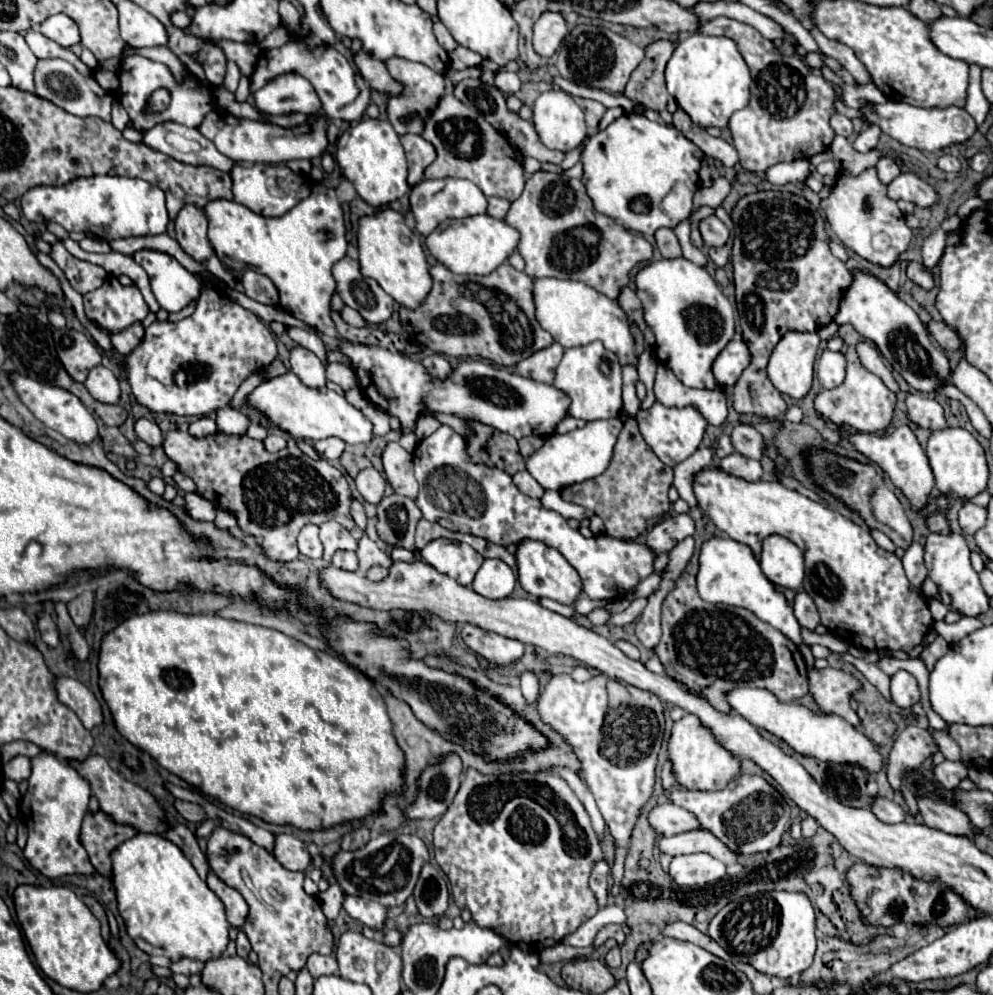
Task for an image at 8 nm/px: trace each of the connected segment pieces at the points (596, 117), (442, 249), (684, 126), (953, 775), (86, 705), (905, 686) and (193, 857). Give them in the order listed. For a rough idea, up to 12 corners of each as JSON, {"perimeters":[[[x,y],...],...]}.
{"perimeters":[[[574,98],[586,114],[588,132],[596,132],[606,106],[596,100]],[[488,214],[442,222],[430,252],[454,274],[486,276],[520,234]],[[684,110],[672,122],[706,156],[732,168],[736,148],[724,138],[710,136]],[[944,760],[934,768],[934,778],[952,790],[968,776],[964,762]],[[56,676],[58,700],[84,728],[102,724],[102,708],[84,684]],[[900,670],[892,676],[892,702],[904,710],[920,702],[916,678]],[[176,824],[166,836],[194,864],[206,880],[210,866],[196,836],[184,824]]]}

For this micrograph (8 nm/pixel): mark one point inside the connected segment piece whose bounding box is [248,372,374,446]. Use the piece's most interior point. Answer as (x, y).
(309, 414)

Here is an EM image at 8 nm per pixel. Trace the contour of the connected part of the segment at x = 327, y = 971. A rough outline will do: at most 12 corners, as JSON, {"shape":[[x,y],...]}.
{"shape":[[312,954],[306,968],[314,978],[338,974],[334,956]]}

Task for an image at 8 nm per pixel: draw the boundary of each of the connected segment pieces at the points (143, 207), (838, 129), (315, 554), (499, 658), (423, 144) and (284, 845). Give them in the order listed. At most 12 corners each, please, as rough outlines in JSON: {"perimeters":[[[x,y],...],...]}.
{"perimeters":[[[124,176],[36,186],[22,214],[106,240],[166,234],[166,194]],[[834,114],[830,126],[836,134],[850,138],[854,134],[852,120]],[[306,524],[298,548],[308,558],[322,558],[318,526]],[[478,626],[462,628],[464,644],[492,666],[510,666],[524,644]],[[422,136],[400,138],[408,158],[408,184],[424,180],[436,150]],[[292,834],[276,836],[274,858],[288,870],[310,866],[306,844]]]}

